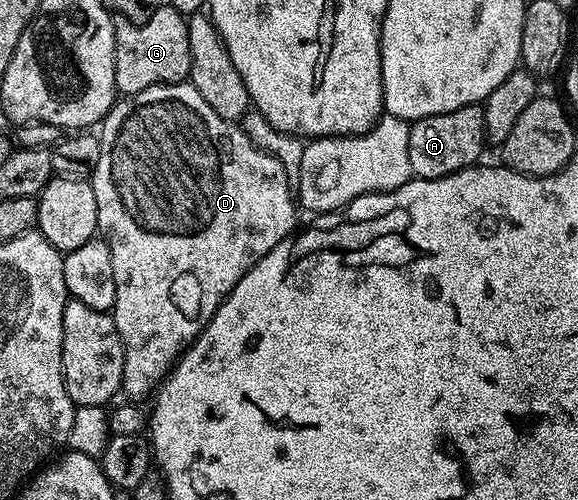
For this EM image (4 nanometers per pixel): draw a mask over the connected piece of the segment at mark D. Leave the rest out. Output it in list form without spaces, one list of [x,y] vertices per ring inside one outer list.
[[[190,83],[175,85],[155,85],[141,93],[134,93],[117,100],[108,116],[104,118],[98,129],[100,139],[100,154],[98,167],[91,175],[94,187],[94,199],[98,203],[99,236],[110,247],[110,263],[114,263],[114,283],[116,284],[116,298],[111,307],[111,315],[118,327],[118,335],[124,344],[124,383],[123,392],[129,393],[129,398],[140,399],[153,392],[159,382],[172,372],[172,366],[180,359],[180,354],[195,341],[200,330],[206,328],[218,307],[228,298],[228,292],[278,243],[291,237],[296,225],[297,202],[294,200],[294,185],[288,172],[282,167],[274,155],[262,151],[244,134],[243,128],[237,122],[222,119],[202,95]]]

